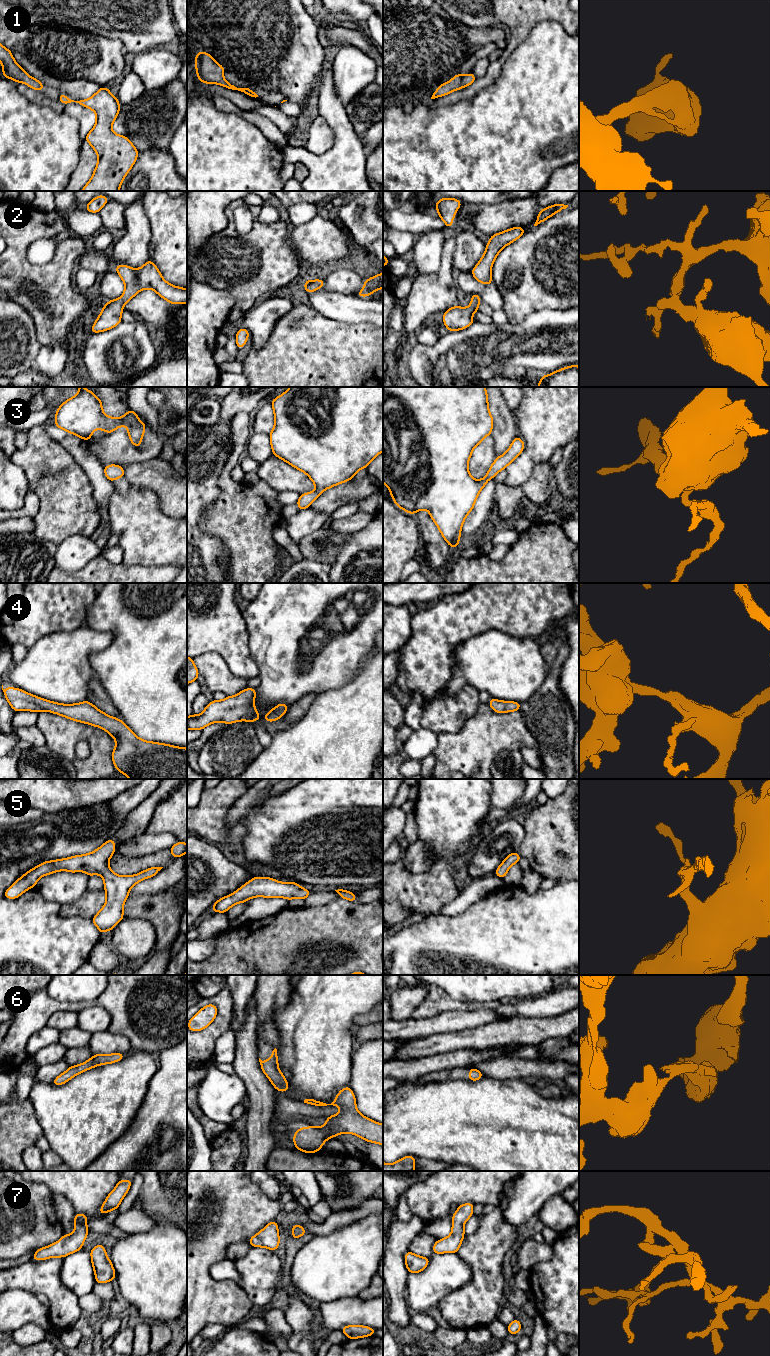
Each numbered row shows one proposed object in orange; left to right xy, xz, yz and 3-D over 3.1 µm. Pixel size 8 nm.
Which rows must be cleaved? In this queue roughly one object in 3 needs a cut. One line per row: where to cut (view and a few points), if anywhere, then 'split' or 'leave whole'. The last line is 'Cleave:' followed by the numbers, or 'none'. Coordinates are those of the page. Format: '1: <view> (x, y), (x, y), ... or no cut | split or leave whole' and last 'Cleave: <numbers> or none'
1: no cut | leave whole
2: no cut | leave whole
3: no cut | leave whole
4: no cut | leave whole
5: no cut | leave whole
6: no cut | leave whole
7: no cut | leave whole
Cleave: none

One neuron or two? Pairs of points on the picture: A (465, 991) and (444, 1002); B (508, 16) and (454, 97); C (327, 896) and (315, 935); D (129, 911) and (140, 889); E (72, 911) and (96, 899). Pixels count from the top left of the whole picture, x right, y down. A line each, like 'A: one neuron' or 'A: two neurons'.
A: two neurons
B: one neuron
C: two neurons
D: two neurons
E: one neuron

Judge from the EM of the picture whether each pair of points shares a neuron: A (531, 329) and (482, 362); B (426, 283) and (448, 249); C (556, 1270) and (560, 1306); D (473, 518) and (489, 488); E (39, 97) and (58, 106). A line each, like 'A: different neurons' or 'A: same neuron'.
A: same neuron
B: same neuron
C: same neuron
D: same neuron
E: same neuron

